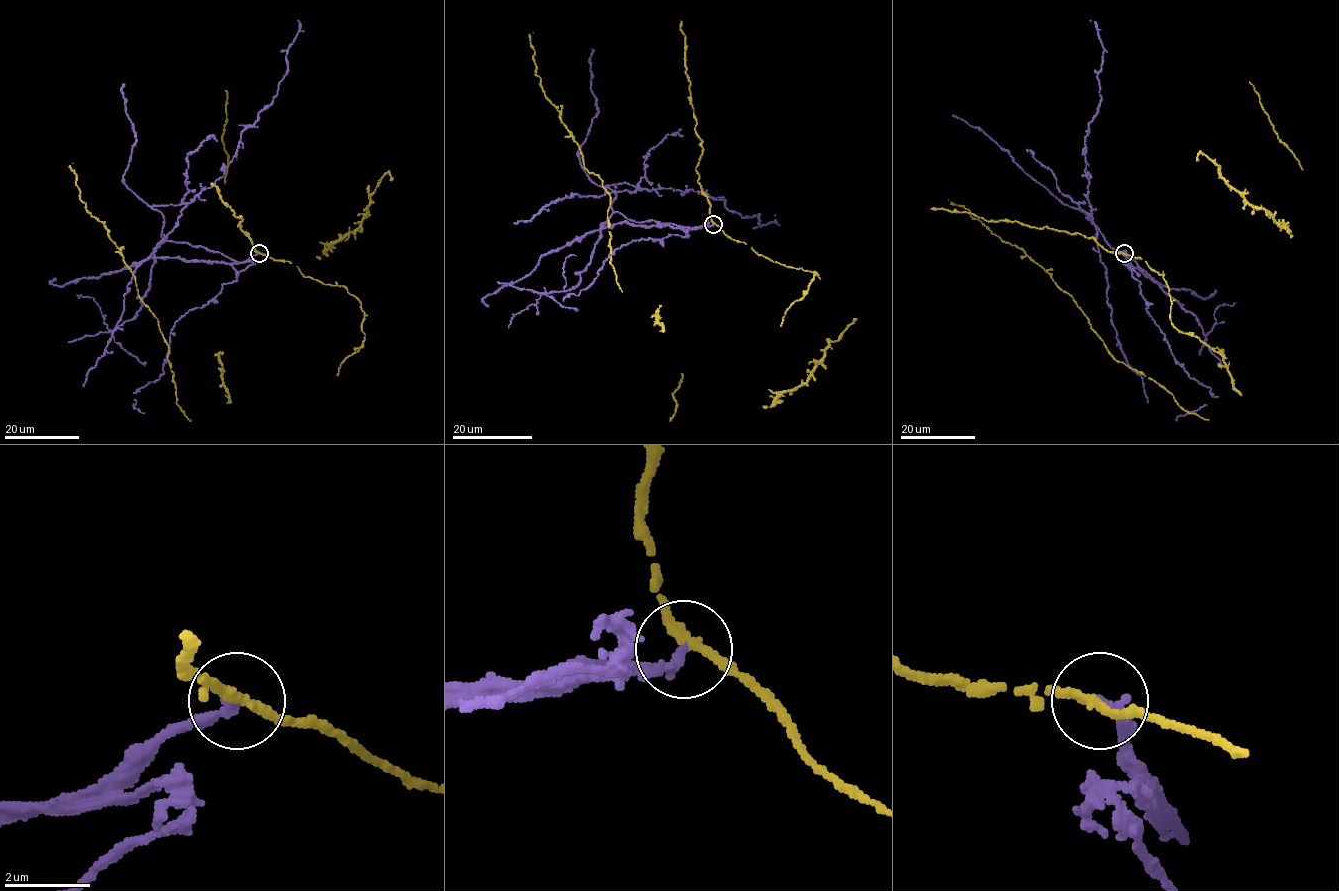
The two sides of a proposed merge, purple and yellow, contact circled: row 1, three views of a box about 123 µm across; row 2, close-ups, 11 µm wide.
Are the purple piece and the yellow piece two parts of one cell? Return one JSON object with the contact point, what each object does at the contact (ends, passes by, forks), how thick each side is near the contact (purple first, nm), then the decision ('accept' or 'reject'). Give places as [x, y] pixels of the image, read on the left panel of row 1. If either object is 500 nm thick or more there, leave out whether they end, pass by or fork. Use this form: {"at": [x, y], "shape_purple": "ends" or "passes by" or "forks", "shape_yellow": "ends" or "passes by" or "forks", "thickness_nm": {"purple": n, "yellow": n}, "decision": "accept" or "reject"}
{"at": [259, 253], "shape_purple": "ends", "shape_yellow": "passes by", "thickness_nm": {"purple": 260, "yellow": 200}, "decision": "reject"}

